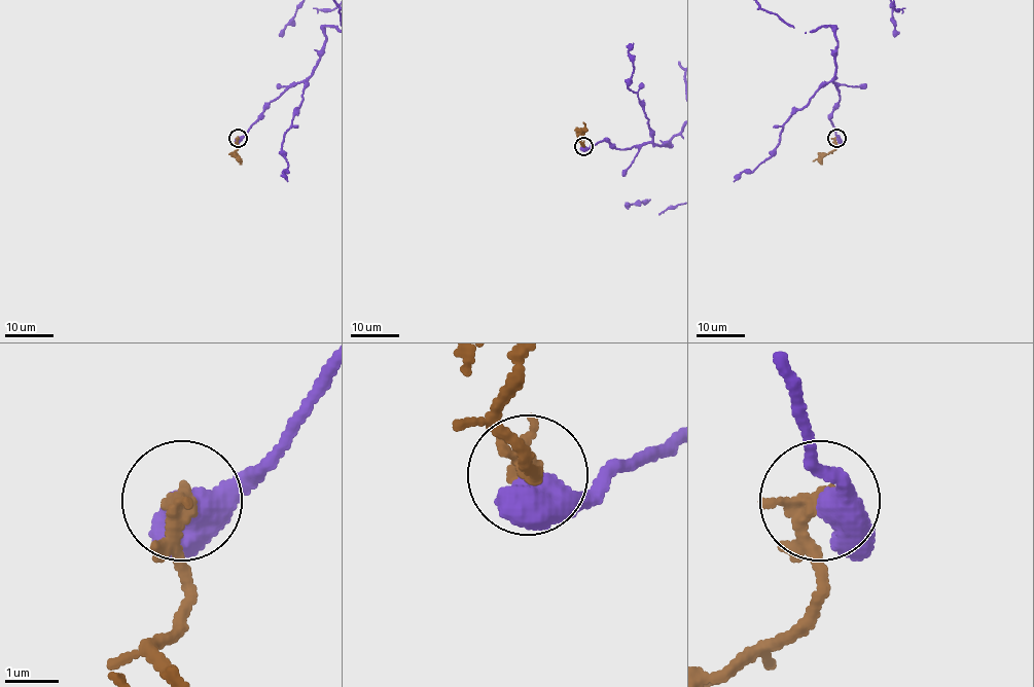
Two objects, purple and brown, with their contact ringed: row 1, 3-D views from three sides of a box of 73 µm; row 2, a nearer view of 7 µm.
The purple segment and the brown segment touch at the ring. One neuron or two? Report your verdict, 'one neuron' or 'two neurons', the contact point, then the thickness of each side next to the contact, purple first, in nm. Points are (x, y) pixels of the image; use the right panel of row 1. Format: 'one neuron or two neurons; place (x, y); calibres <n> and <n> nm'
two neurons; place (836, 138); calibres 480 and 260 nm

